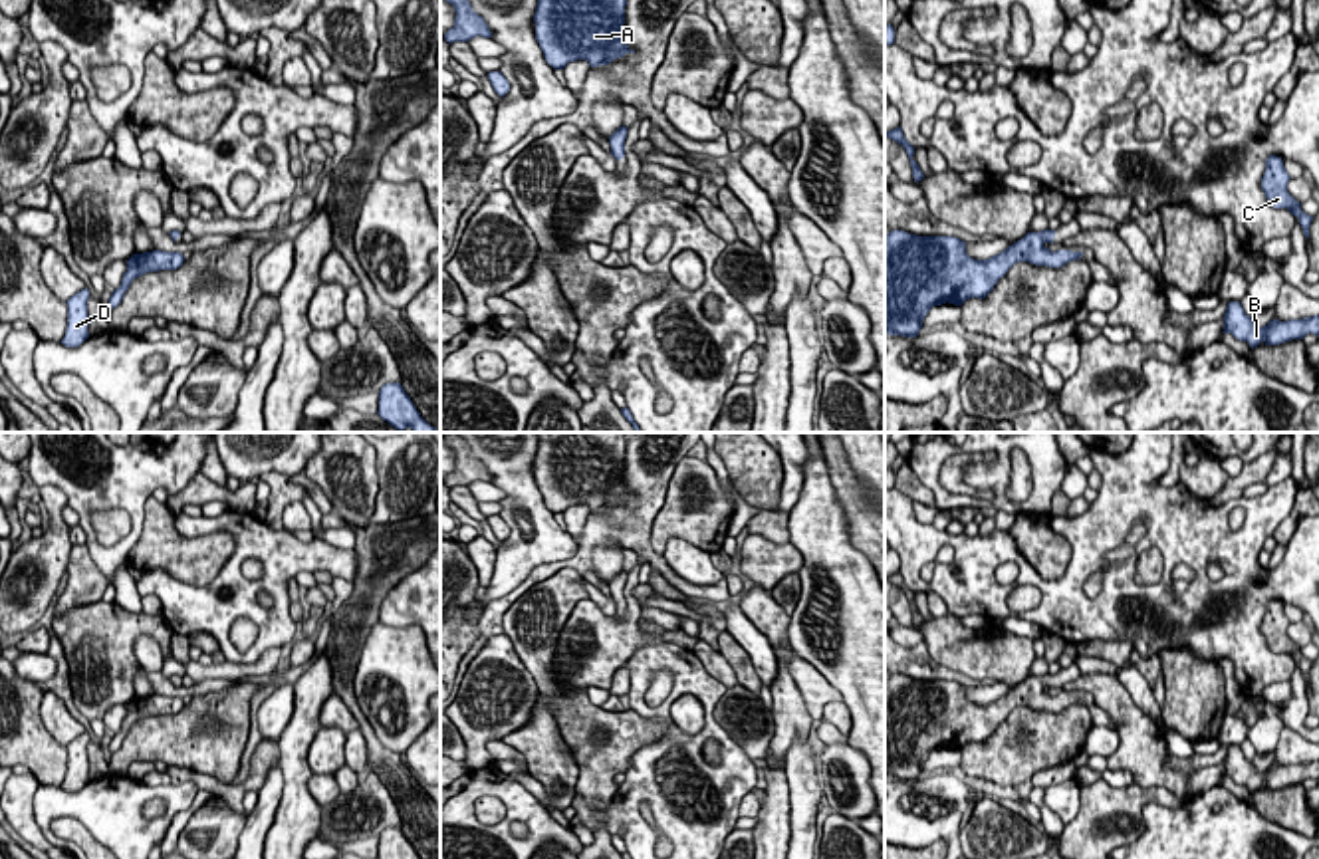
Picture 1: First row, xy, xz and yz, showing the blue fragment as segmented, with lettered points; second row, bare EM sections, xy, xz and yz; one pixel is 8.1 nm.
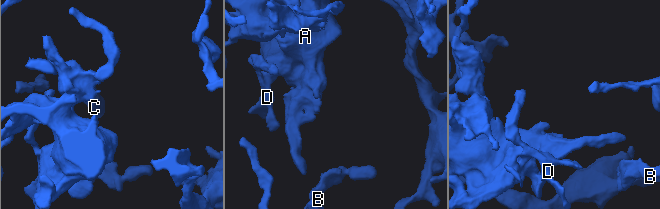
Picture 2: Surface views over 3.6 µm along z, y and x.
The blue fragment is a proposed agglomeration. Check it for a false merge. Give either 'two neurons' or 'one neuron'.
one neuron

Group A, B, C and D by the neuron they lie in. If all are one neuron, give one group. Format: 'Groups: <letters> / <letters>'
Groups: A B C D

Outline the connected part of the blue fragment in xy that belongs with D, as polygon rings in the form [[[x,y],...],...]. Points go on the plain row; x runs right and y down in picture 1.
[[[83,732],[81,736],[77,736],[65,746],[67,748],[67,774],[65,774],[63,784],[60,786],[65,792],[79,792],[89,782],[87,744],[89,744],[89,734]]]

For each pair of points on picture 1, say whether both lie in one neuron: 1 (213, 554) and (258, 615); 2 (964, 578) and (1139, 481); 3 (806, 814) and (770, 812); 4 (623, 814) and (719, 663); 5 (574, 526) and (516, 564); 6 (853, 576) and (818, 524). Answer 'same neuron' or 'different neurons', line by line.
1: different neurons
2: same neuron
3: different neurons
4: different neurons
5: different neurons
6: same neuron

